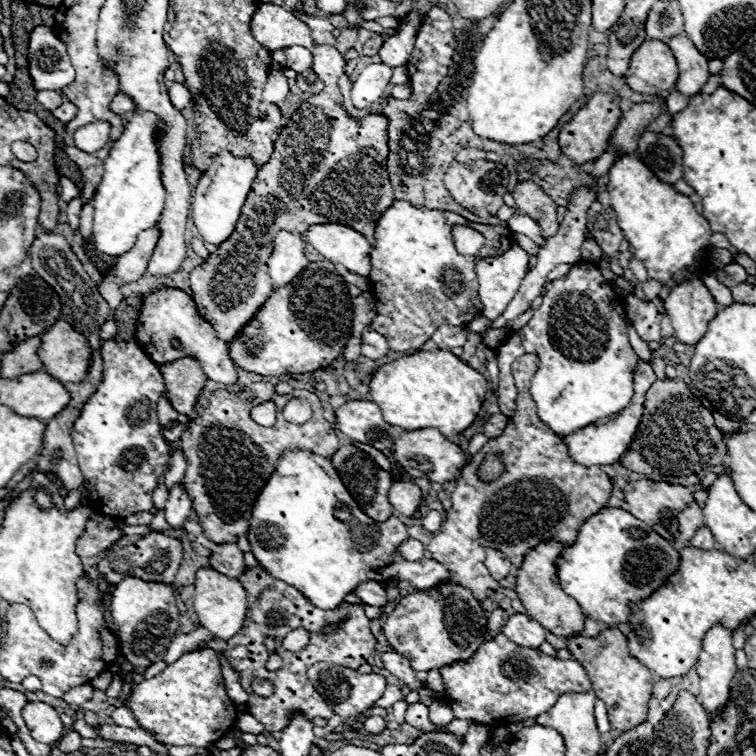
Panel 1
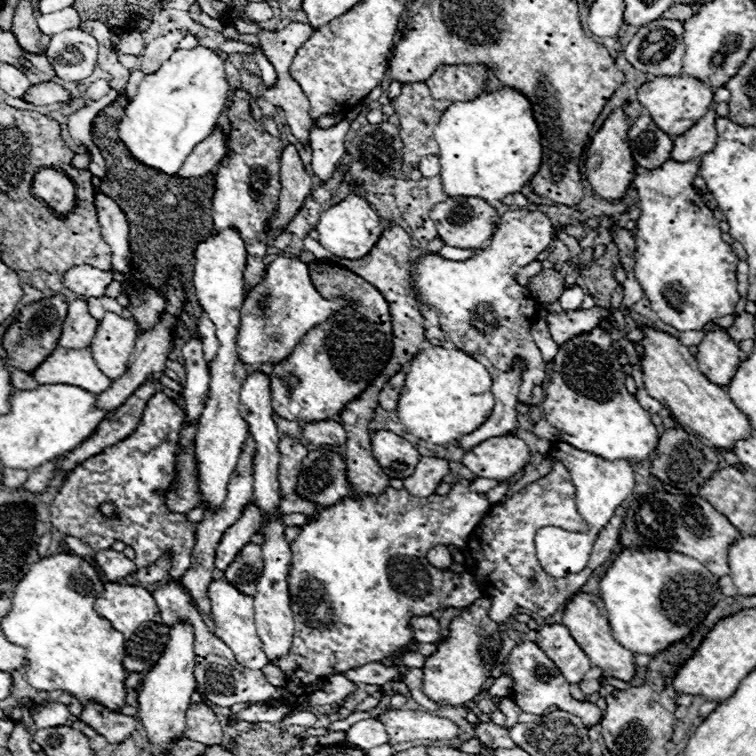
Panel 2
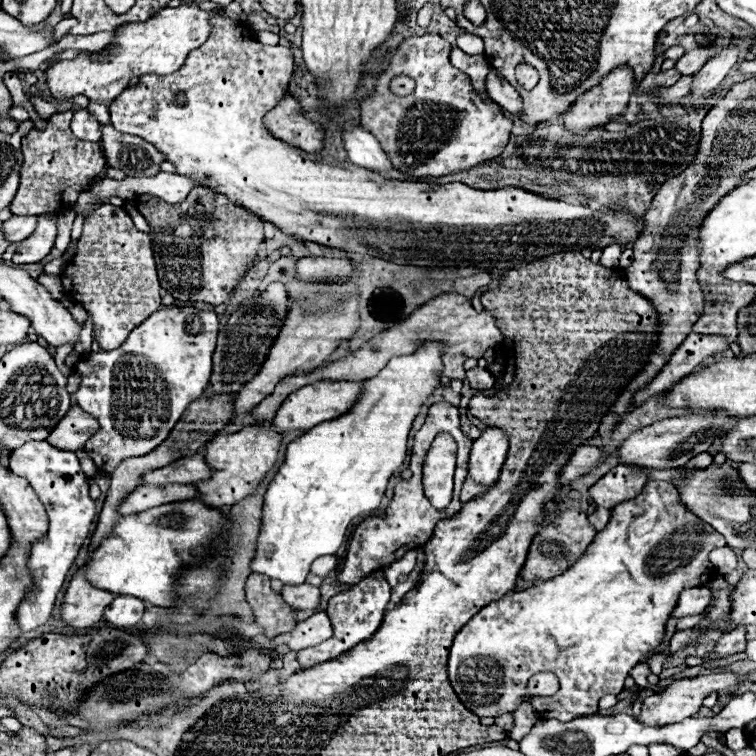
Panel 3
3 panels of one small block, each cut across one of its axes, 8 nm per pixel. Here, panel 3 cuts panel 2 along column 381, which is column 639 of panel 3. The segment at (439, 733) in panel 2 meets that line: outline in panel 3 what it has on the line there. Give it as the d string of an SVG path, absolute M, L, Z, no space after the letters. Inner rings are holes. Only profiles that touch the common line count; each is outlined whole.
M720 672L720 674L708 674L708 676L696 676L696 678L682 678L672 682L666 690L656 692L652 696L648 696L642 702L642 712L638 716L640 722L648 724L648 726L666 726L666 724L676 724L682 722L684 718L694 716L700 708L702 708L702 700L712 694L712 692L720 692L720 690L728 690L738 686L740 680L734 672Z

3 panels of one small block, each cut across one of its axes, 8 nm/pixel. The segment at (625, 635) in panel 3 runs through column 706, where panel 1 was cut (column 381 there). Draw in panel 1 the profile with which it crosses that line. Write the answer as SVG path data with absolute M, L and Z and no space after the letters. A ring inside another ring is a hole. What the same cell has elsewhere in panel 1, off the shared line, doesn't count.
M292 450L278 460L274 476L268 478L264 492L252 506L248 540L252 554L266 572L298 588L324 610L336 608L360 582L388 582L396 576L410 580L416 590L428 590L450 580L448 570L434 560L406 562L398 556L396 546L408 540L406 526L394 516L376 526L358 508L332 460L308 450Z

